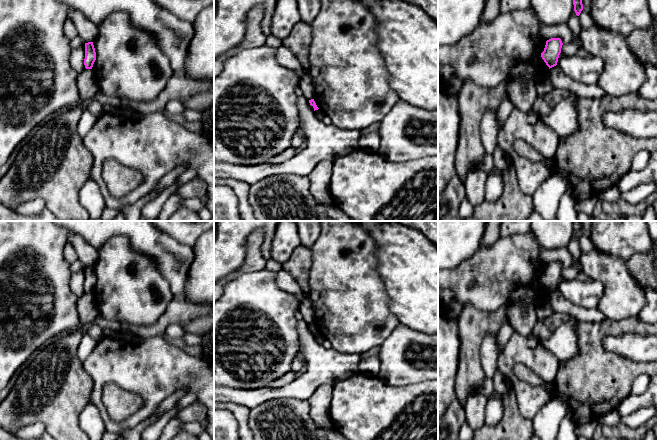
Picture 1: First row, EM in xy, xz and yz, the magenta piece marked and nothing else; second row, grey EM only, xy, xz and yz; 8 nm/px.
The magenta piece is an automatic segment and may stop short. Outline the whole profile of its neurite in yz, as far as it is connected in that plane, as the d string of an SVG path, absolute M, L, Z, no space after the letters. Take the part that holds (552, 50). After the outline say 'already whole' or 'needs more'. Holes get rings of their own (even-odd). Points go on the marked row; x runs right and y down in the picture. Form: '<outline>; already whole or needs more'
M551 38L546 41L541 57L549 69L557 65L562 45L563 43L560 38Z; already whole

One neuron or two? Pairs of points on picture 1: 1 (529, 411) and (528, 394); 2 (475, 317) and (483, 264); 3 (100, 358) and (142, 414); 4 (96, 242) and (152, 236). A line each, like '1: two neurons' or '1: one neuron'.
1: one neuron
2: two neurons
3: one neuron
4: one neuron

